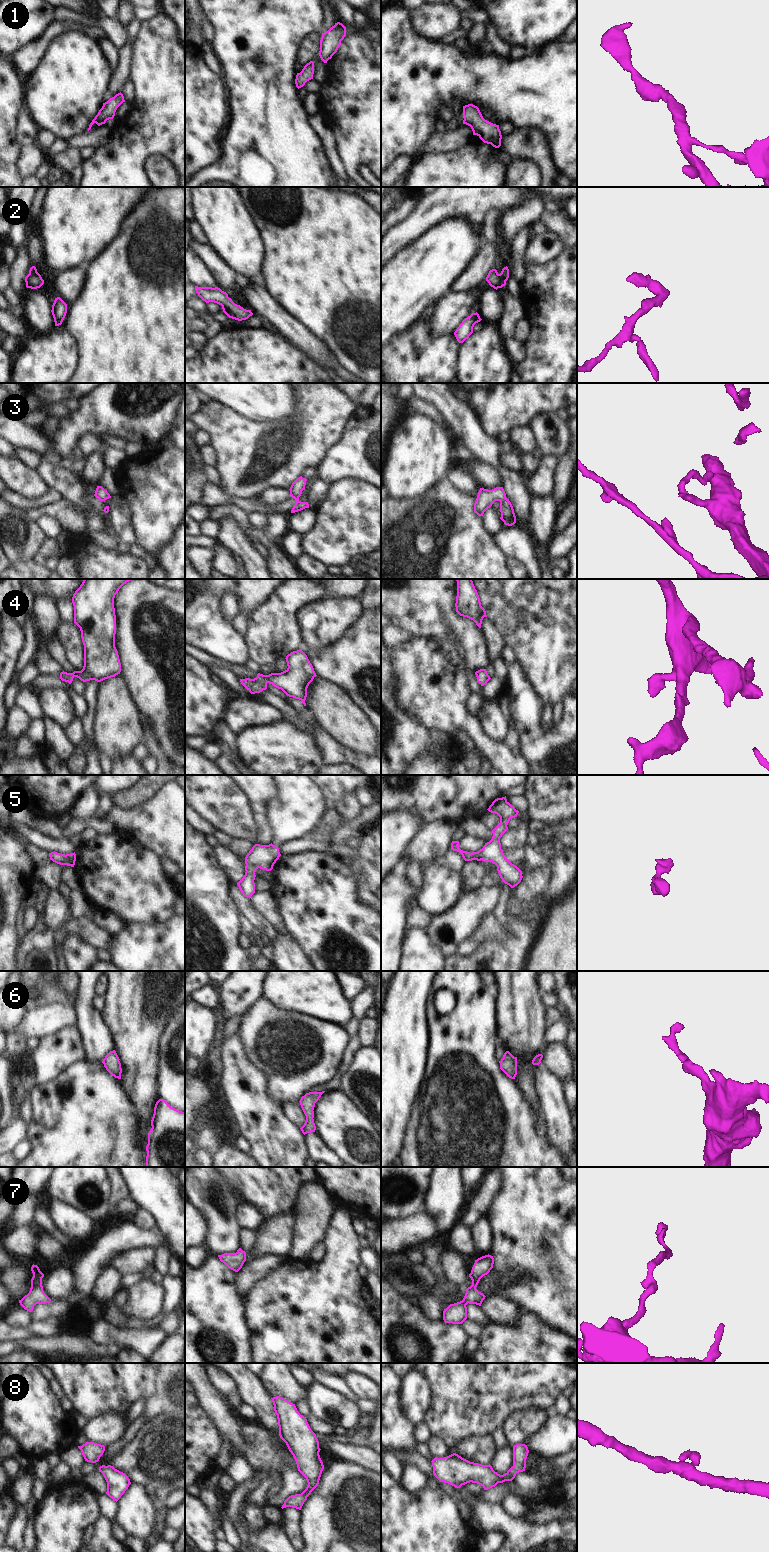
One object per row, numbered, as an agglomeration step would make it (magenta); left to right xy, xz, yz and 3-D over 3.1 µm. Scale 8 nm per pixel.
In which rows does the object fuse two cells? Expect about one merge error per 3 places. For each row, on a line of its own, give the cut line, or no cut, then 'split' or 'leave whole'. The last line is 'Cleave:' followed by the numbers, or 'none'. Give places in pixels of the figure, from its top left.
1: no cut | leave whole
2: no cut | leave whole
3: no cut | leave whole
4: no cut | leave whole
5: no cut | leave whole
6: no cut | leave whole
7: no cut | leave whole
8: no cut | leave whole
Cleave: none

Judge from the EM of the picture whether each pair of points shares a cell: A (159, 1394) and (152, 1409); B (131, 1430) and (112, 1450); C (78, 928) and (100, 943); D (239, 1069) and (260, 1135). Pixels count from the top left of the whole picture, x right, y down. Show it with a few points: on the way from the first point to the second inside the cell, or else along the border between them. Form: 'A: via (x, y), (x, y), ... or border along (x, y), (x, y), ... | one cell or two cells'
A: via (159, 1398), (155, 1405) | one cell
B: via (128, 1435), (117, 1446) | one cell
C: via (83, 928), (95, 938) | one cell
D: via (250, 1085), (250, 1105), (260, 1119) | one cell

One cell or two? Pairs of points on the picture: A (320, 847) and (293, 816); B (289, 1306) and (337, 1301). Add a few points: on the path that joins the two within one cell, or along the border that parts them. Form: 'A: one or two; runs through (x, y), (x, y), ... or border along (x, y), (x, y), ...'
A: two; border along (307, 834), (284, 840)
B: one; runs through (301, 1306), (325, 1306)

